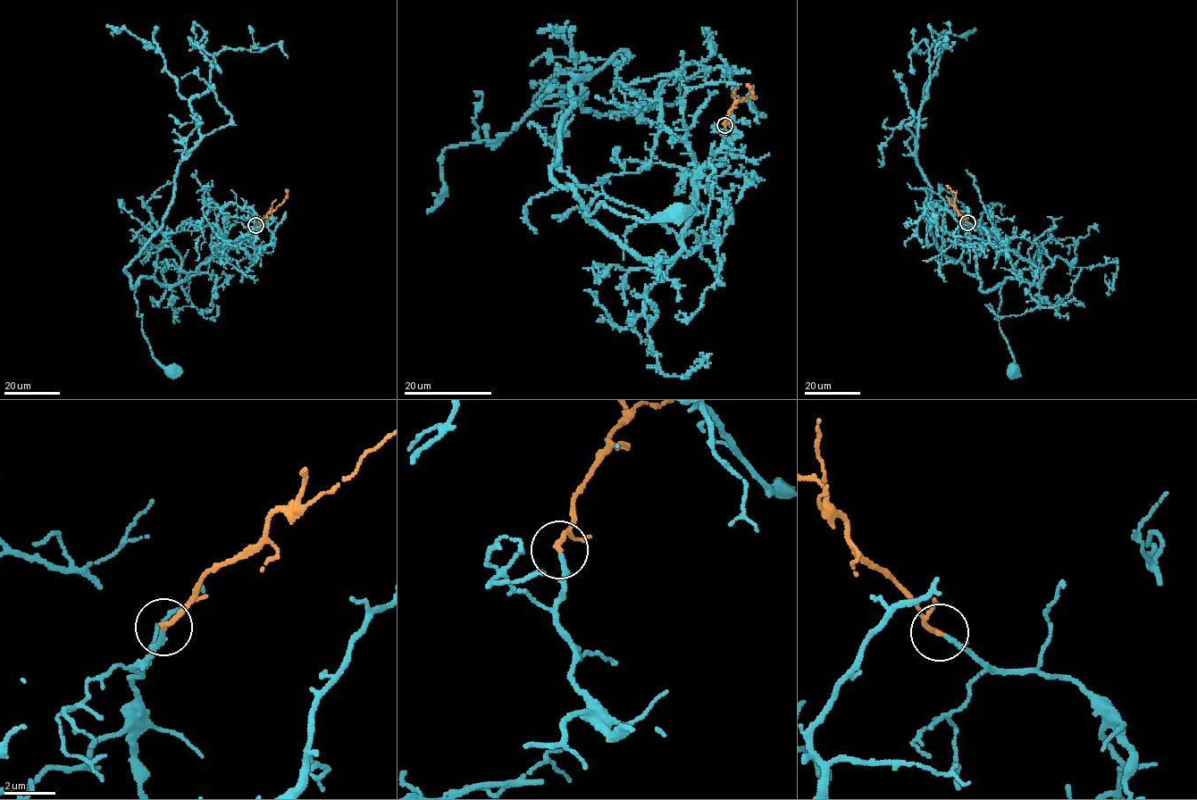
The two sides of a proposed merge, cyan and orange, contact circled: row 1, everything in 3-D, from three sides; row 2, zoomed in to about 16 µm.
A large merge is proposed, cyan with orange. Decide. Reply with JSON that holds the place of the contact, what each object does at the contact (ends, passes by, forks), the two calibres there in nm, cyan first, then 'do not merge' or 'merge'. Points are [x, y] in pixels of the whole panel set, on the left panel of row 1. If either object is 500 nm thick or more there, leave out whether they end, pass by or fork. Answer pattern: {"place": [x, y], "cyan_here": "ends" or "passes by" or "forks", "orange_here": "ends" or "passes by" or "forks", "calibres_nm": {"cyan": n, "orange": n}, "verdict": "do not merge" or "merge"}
{"place": [255, 225], "cyan_here": "ends", "orange_here": "ends", "calibres_nm": {"cyan": 170, "orange": 200}, "verdict": "merge"}

